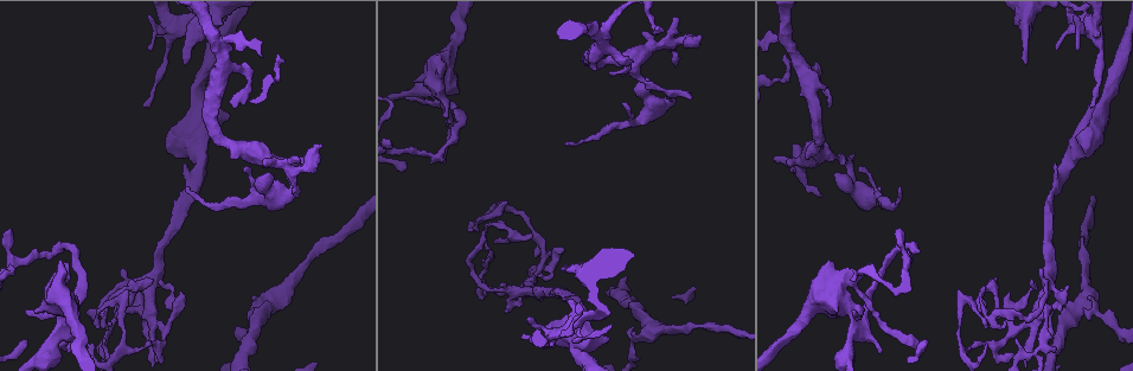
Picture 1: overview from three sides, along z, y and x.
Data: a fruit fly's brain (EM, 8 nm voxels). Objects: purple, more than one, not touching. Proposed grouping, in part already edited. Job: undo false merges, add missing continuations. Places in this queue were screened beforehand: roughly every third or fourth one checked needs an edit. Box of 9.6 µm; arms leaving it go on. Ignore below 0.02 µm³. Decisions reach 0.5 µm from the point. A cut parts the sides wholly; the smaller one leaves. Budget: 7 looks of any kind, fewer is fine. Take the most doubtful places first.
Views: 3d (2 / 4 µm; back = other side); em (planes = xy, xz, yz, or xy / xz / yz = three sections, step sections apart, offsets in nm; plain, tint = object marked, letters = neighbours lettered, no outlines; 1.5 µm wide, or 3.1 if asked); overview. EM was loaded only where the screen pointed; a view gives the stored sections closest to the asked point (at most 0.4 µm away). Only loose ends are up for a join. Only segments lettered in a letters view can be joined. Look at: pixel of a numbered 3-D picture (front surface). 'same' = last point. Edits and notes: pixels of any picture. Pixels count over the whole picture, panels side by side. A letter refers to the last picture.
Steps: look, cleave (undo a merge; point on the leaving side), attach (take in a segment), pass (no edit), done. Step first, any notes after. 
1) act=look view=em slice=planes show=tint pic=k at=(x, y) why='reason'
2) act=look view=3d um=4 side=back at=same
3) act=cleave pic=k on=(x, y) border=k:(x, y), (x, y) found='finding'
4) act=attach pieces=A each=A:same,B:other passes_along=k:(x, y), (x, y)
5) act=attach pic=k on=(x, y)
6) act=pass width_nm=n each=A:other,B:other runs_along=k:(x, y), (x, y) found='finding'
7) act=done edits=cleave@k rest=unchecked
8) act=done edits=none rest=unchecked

act=look view=3d um=4 pic=1 at=(582, 318) why='sharp bend'

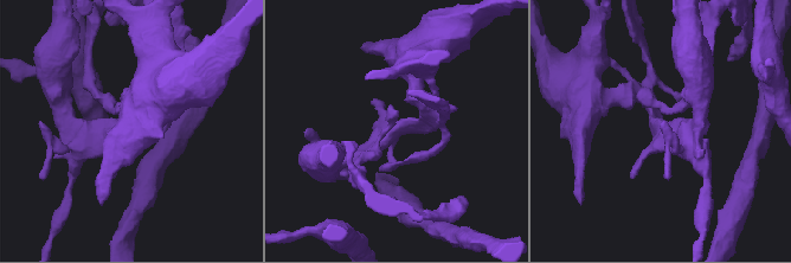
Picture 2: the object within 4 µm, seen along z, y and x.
act=look view=em slice=planes show=tint pic=2 at=(659, 131)

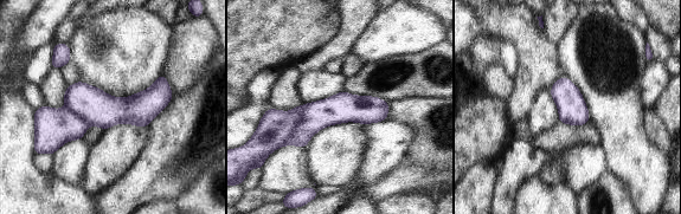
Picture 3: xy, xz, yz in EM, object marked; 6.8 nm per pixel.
act=look view=em slice=planes show=letters at=same why='see the neighbours'

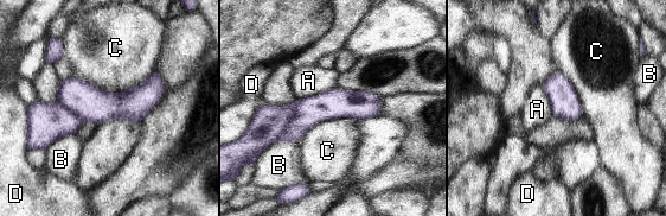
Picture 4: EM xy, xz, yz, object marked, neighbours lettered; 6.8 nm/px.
act=cleave pic=4 on=(308, 112) longest_contact=C:550nm each=A:other,B:other,C:other,D:other part_leaving=4:(378, 100), (313, 109), (281, 138) found='two cells meet here'

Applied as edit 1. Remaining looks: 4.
act=look view=overview

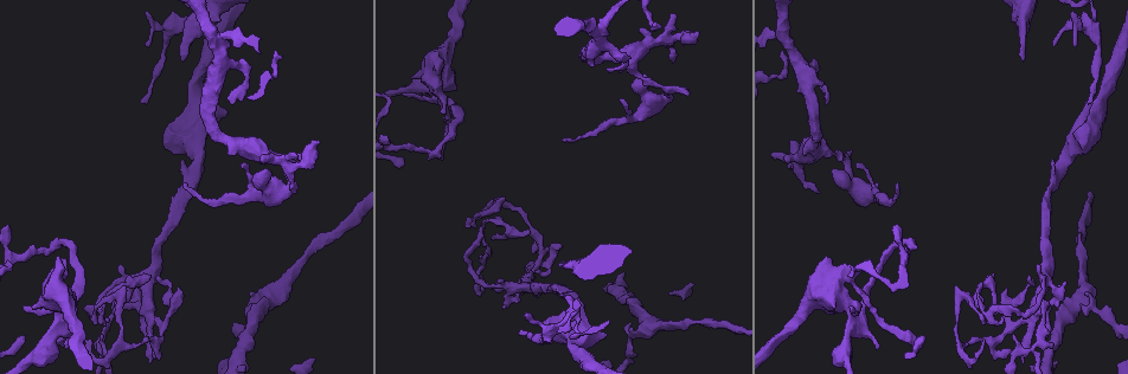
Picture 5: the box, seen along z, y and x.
act=look view=3d um=4 pic=5 at=(521, 332) why='thin end'

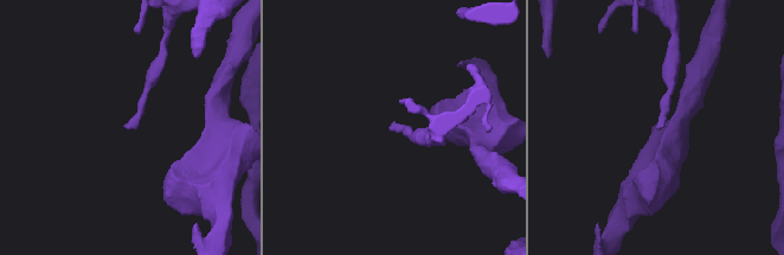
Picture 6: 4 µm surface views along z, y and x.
act=look view=em slice=yz step=8 show=tint pic=6 at=(388, 128)

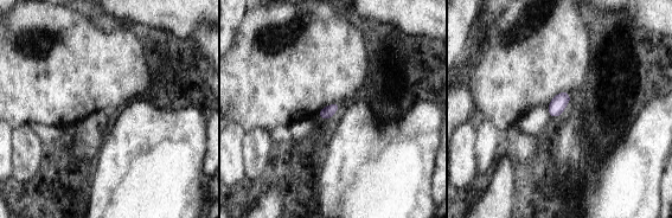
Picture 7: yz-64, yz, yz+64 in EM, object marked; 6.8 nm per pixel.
act=look view=em slice=xy step=4 show=letters at=same

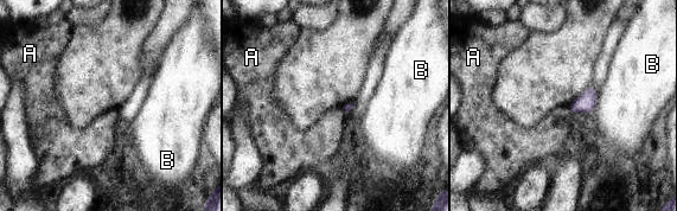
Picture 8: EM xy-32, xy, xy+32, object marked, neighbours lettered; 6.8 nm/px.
act=pass each=A:other,B:other border=8:(567, 107), (572, 114) found='none of them fits'

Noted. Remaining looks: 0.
act=done edits=cleave@4 rest=unchecked

